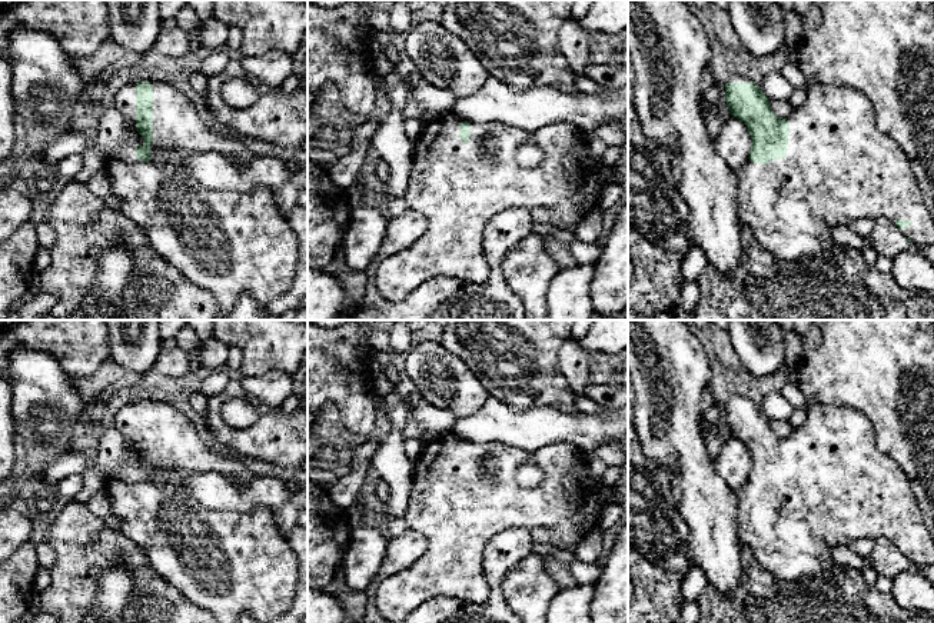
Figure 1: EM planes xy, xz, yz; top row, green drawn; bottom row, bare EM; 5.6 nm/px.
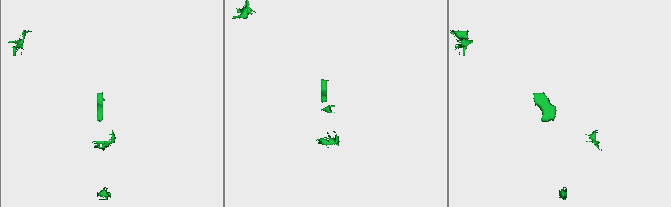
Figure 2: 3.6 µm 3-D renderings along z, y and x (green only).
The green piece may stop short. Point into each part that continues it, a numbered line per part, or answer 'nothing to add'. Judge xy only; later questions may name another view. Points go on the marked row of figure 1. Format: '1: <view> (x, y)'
1: xy (226, 243)

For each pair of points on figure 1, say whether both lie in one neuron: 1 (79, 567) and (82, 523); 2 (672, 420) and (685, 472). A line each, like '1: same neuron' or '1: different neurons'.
1: same neuron
2: same neuron

